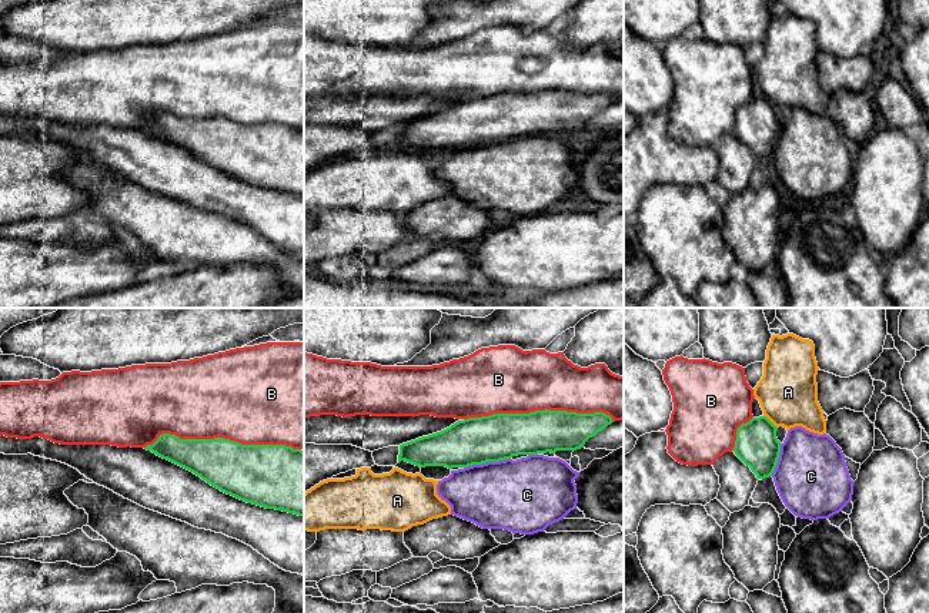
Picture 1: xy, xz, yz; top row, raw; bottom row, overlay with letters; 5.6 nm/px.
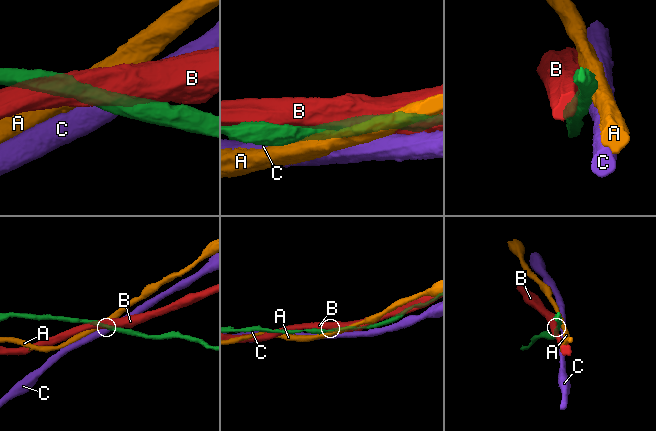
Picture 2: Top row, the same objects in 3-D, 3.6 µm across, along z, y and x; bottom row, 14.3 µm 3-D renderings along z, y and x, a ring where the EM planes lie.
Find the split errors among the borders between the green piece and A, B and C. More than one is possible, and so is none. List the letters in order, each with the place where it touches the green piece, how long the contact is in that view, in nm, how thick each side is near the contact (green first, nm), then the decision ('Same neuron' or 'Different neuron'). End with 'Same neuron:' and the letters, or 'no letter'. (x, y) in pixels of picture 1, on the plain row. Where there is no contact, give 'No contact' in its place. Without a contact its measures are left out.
A: Touches green at yz (771, 103). Shared border 110 nm. Thickness 240 nm (green) against 340 nm. Different neuron
B: Touches green at xy (223, 119). Shared border 900 nm. Thickness 320 nm (green) against 500 nm. Different neuron
C: Touches green at xz (487, 141). Shared border 280 nm. Thickness 260 nm (green) against 400 nm. Different neuron
Same neuron: no letter

